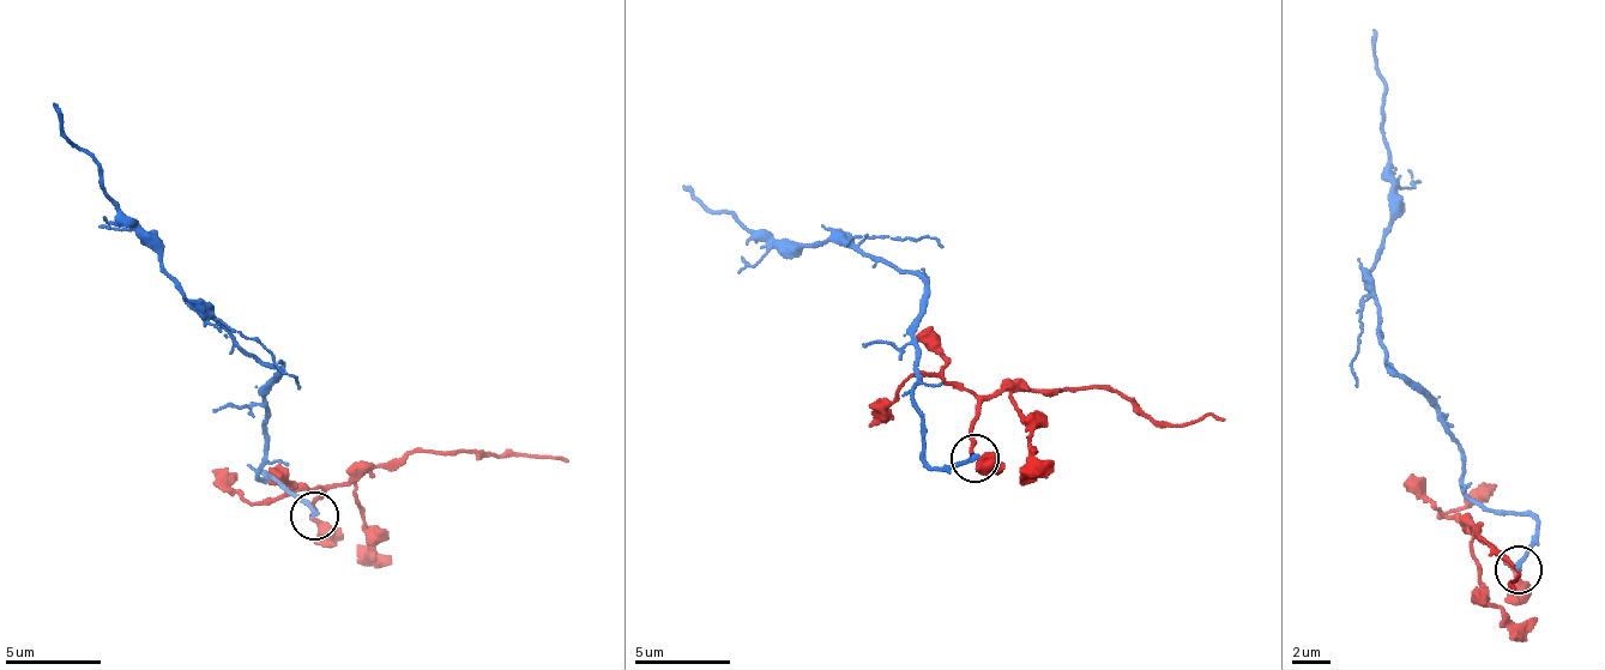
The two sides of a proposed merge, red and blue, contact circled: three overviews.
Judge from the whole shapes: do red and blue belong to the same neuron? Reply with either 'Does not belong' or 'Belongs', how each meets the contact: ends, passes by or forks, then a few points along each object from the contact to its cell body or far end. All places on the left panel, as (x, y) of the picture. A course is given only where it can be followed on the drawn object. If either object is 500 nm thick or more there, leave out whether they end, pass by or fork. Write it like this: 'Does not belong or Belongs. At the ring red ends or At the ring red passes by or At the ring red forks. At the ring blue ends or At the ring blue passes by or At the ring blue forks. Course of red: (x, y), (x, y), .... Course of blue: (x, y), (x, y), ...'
Does not belong. At the ring red passes by. At the ring blue ends. Course of red: (313, 517), (314, 500), (335, 488), (397, 466), (411, 453), (557, 456), (567, 464). Course of blue: (313, 517), (258, 474), (265, 390), (279, 380), (271, 367), (191, 300), (52, 102)

